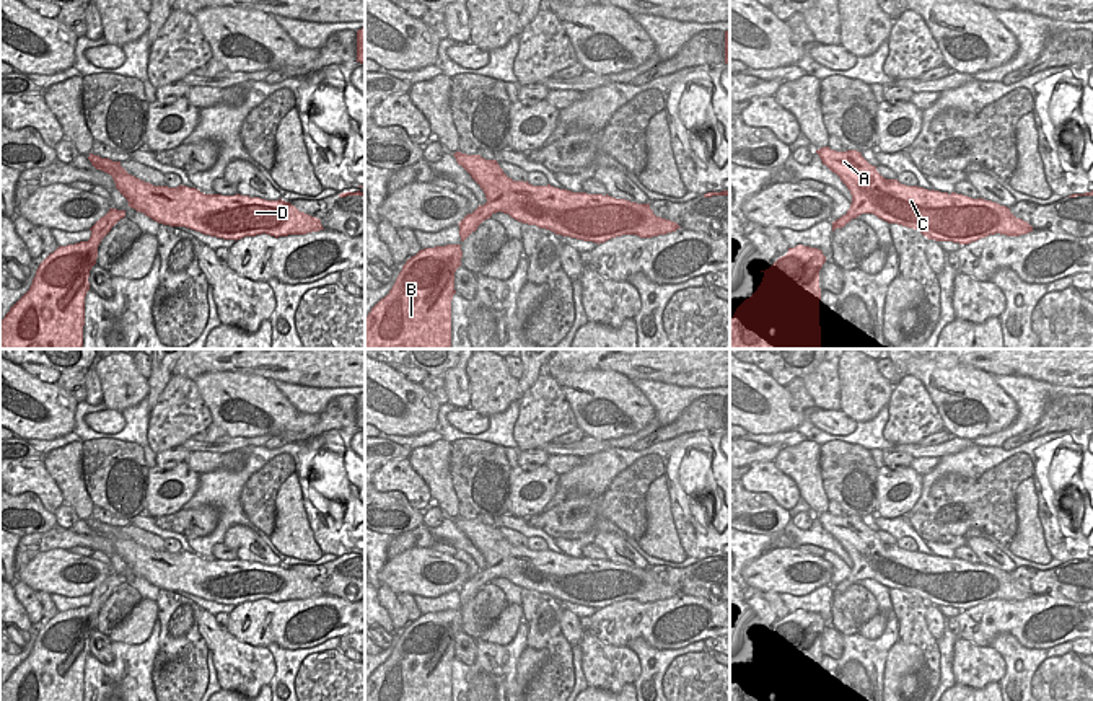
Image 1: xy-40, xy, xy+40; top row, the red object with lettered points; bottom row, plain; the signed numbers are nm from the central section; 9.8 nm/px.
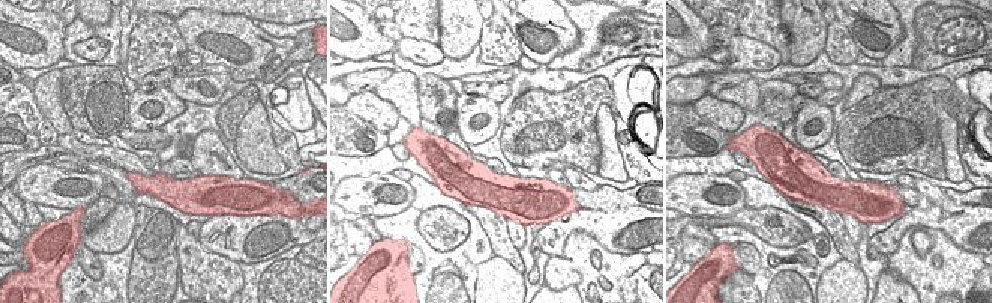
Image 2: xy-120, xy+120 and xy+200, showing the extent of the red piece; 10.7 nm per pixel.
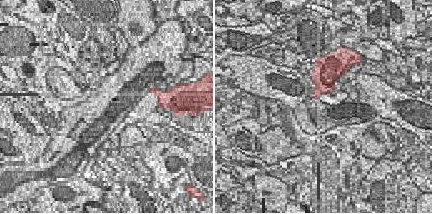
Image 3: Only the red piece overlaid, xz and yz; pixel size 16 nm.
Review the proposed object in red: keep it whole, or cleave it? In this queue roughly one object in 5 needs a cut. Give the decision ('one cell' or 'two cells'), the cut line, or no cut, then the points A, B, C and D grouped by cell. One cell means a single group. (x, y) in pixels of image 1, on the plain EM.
one cell | no cut | A B C D

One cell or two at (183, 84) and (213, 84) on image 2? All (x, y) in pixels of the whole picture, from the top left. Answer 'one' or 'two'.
one

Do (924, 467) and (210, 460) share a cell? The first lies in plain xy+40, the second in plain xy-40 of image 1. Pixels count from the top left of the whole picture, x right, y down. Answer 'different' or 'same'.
same

